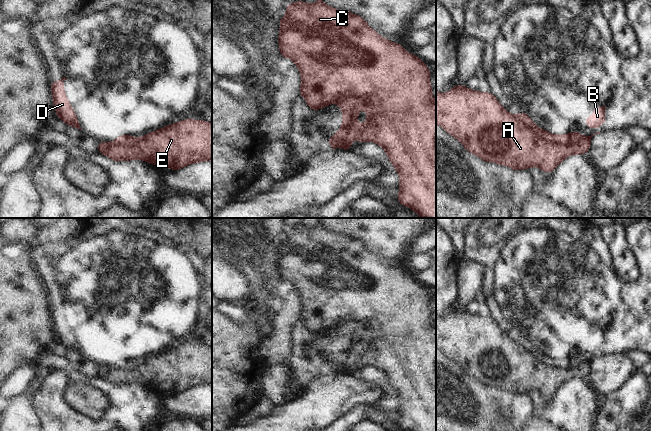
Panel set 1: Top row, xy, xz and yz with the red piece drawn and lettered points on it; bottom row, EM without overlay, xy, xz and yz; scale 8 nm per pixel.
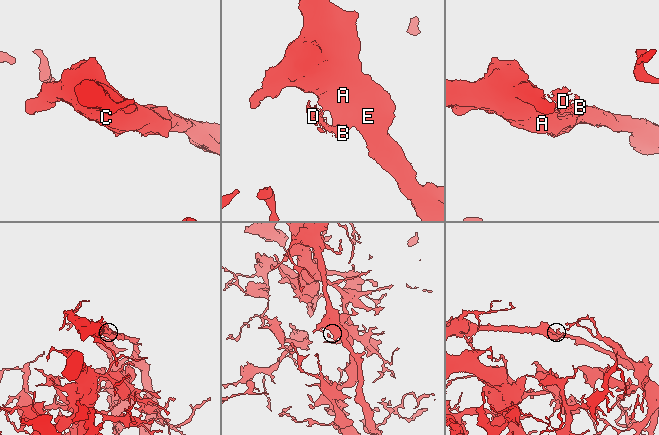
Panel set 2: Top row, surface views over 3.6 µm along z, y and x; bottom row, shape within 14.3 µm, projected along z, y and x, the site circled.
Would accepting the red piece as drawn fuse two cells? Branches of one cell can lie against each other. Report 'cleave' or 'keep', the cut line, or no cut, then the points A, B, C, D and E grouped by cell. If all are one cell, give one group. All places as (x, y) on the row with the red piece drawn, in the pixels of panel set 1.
cleave; cut in yz along (562, 135), (565, 135), (570, 143), (590, 138); A C E / B D

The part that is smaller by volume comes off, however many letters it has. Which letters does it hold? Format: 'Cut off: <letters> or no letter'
Cut off: B, D

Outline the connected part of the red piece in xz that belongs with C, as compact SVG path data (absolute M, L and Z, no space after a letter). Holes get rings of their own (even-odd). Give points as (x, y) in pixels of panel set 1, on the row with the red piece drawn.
M302 0L296 1L286 5L286 10L286 15L279 21L279 50L282 58L290 58L299 69L301 87L298 95L305 98L308 107L313 111L337 103L343 114L342 123L344 125L350 125L356 130L356 141L360 140L363 143L372 141L385 149L387 157L400 177L397 201L402 206L407 206L418 213L421 218L436 218L436 152L434 151L434 142L436 141L436 102L432 95L432 86L430 83L431 71L428 70L428 66L419 57L405 51L400 43L390 42L387 38L381 37L361 16L327 6L323 0L317 0L314 4L307 4ZM361 108L366 110L367 119L364 124L359 126L357 116Z

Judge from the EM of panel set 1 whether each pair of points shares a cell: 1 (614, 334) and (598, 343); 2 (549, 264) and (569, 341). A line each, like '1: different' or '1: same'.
1: same
2: same

